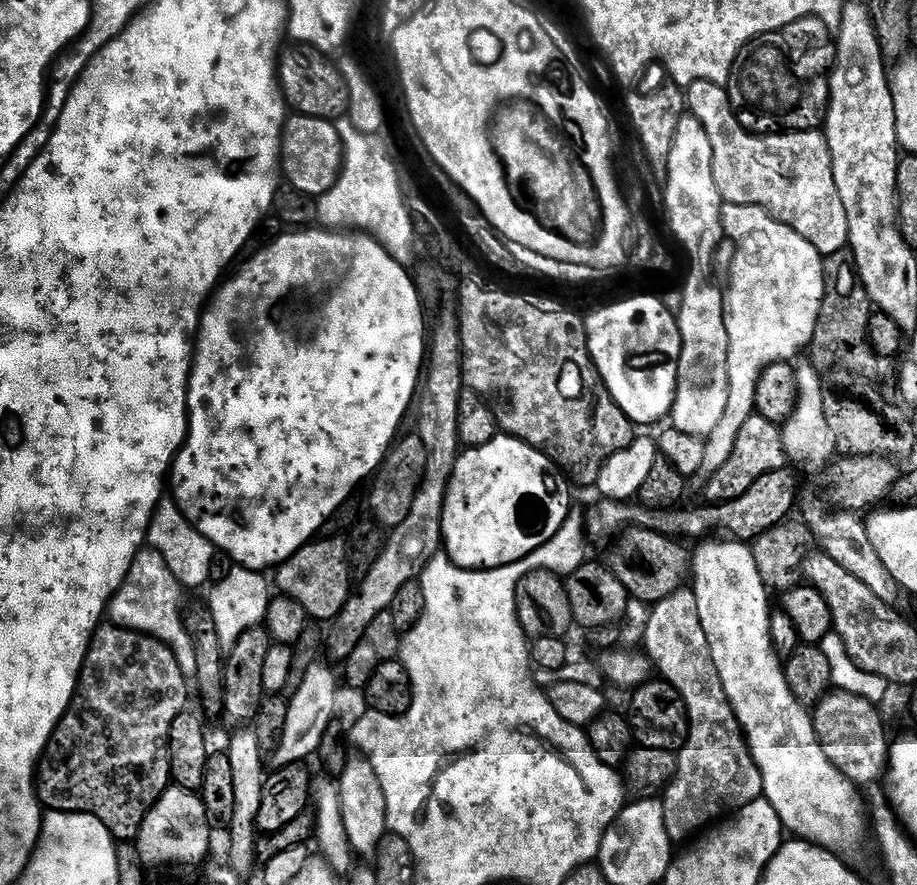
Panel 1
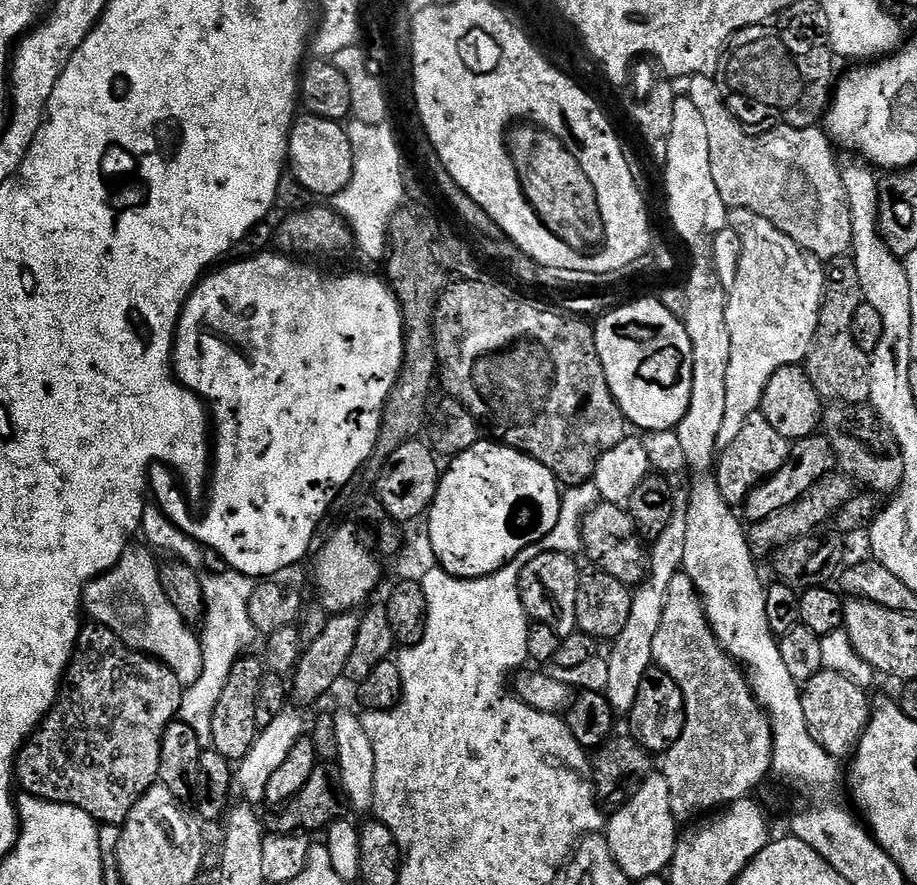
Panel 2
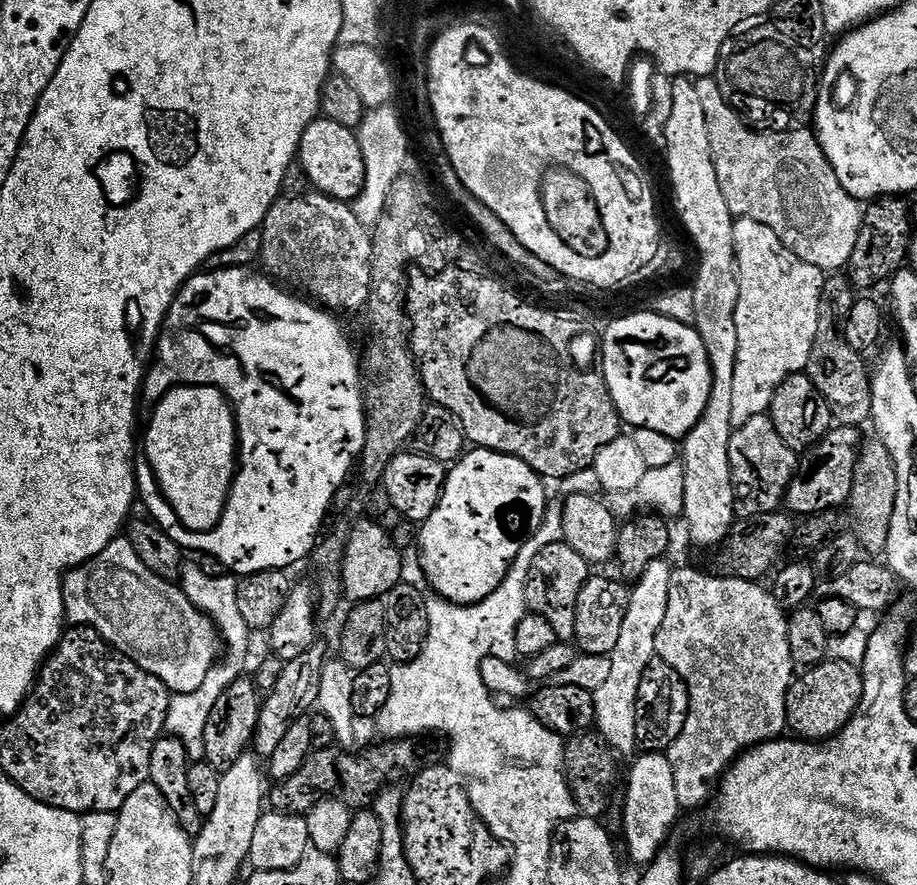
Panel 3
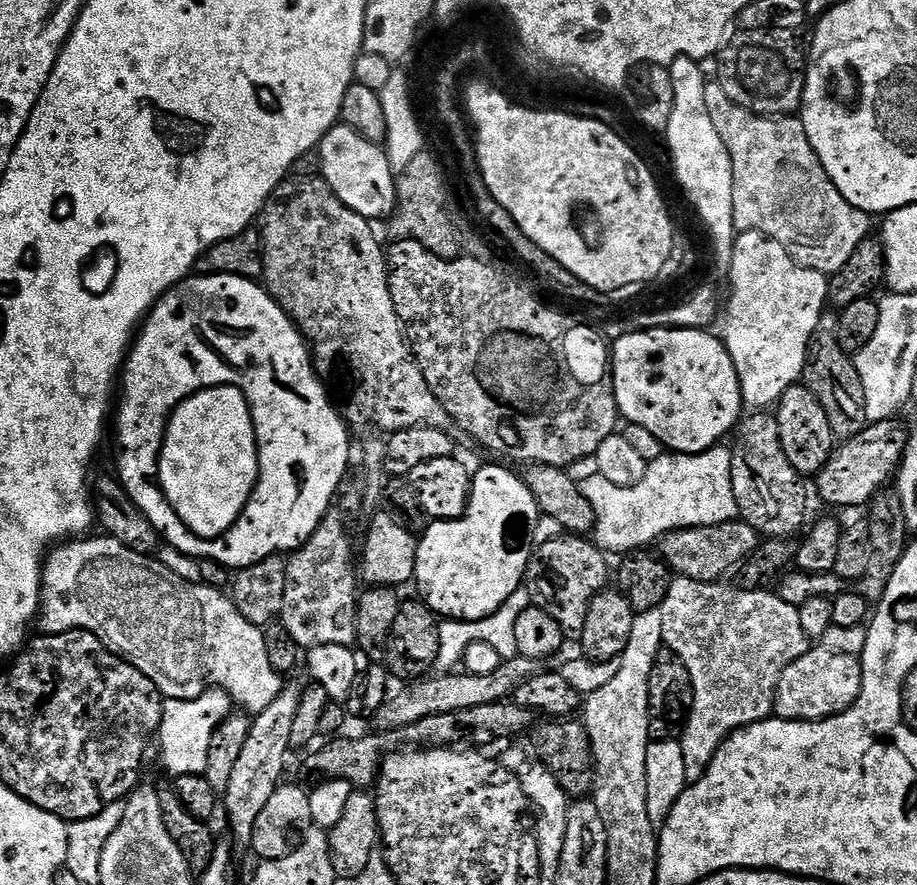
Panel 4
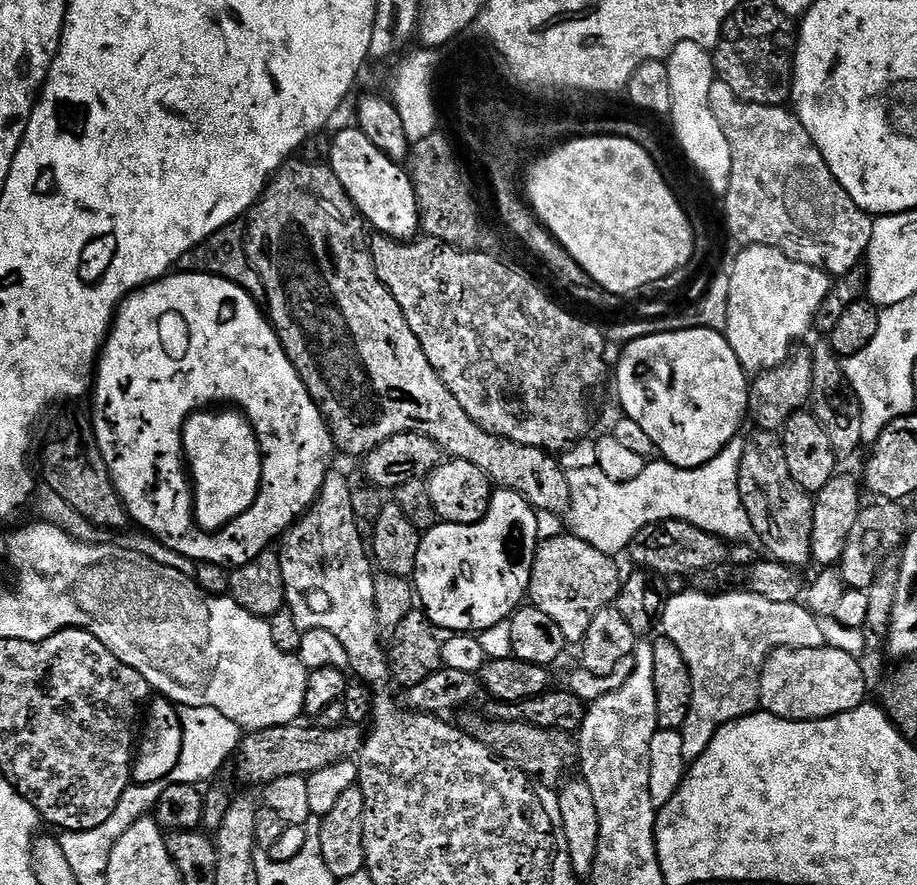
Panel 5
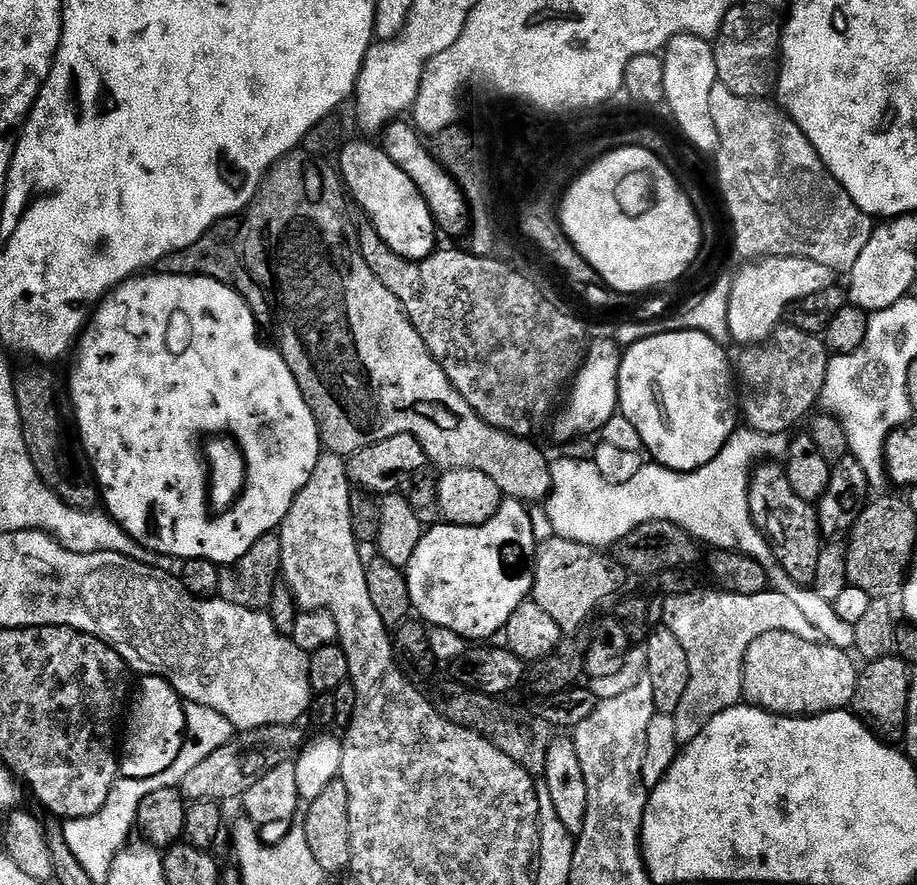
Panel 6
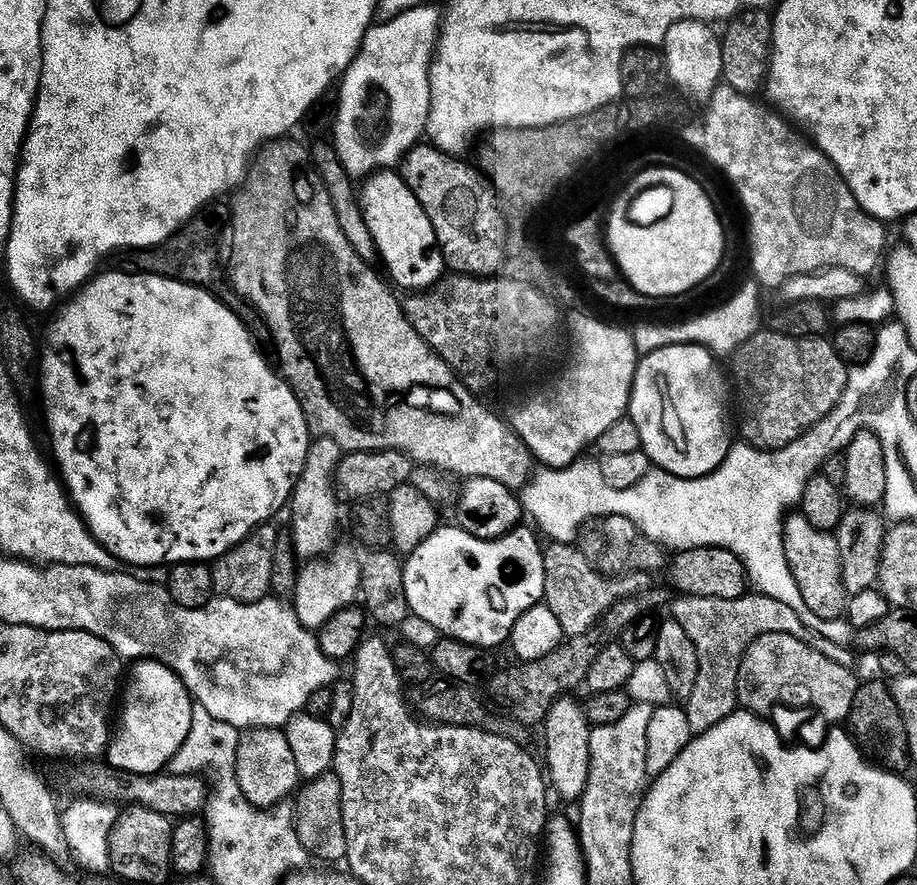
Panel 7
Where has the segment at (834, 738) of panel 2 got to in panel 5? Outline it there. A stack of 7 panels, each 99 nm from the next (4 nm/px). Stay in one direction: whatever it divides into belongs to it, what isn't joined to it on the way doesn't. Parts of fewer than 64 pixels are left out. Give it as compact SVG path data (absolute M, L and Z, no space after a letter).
M776 646L768 656L764 669L758 672L758 704L763 711L783 720L825 720L828 716L837 716L854 710L865 703L868 692L868 680L864 677L864 668L857 657L846 654L846 650L837 648L786 648Z

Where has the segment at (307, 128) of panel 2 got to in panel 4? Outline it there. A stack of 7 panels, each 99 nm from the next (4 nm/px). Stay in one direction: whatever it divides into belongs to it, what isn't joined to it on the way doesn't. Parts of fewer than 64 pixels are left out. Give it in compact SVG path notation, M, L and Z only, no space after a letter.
M337 126L324 135L318 145L319 152L323 180L350 210L370 222L376 222L379 216L391 217L397 211L398 176L391 168L387 151L377 141L367 140L353 128Z

